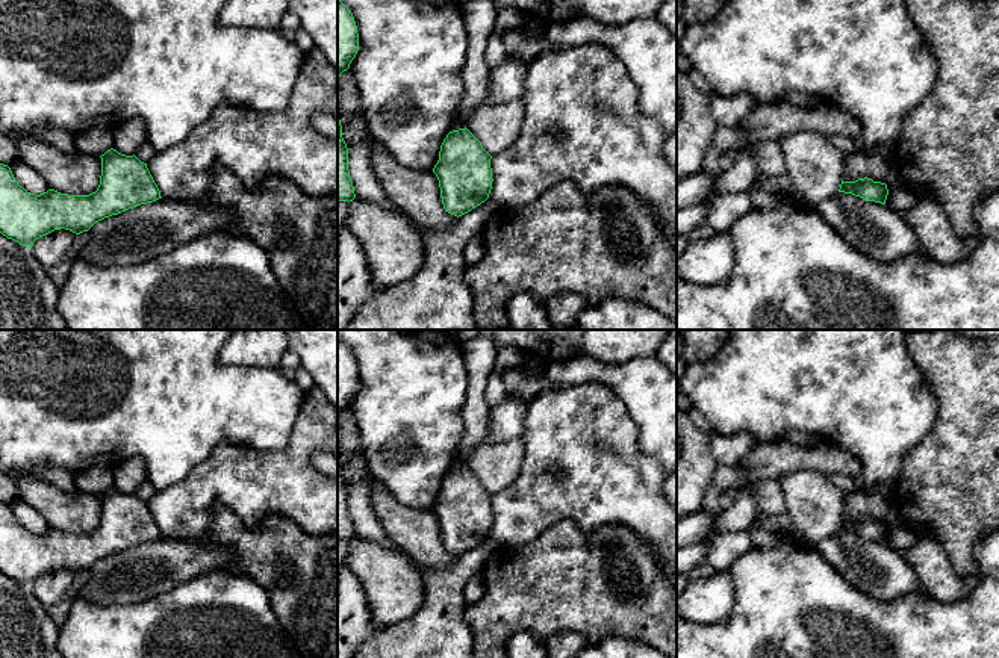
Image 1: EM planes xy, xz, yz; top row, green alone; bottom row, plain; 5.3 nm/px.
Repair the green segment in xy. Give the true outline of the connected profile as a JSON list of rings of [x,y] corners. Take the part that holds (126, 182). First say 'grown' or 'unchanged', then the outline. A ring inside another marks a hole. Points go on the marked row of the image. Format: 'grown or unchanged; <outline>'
unchanged; [[[110,148],[100,157],[100,185],[89,195],[54,189],[30,194],[18,185],[11,168],[0,163],[0,233],[32,248],[36,239],[54,230],[80,234],[104,218],[162,198],[147,163],[135,154]]]

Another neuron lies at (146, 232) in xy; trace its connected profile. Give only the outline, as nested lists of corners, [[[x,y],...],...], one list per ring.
[[[159,198],[95,222],[79,234],[73,257],[98,268],[141,265],[212,230],[227,230],[232,218],[209,203]]]

